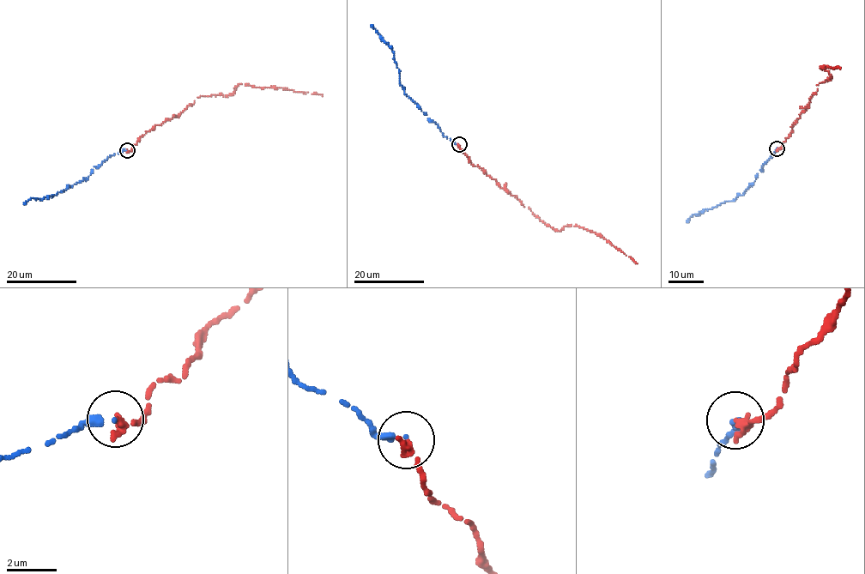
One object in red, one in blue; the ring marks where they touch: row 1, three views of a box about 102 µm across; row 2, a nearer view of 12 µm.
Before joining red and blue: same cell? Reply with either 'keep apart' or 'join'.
join

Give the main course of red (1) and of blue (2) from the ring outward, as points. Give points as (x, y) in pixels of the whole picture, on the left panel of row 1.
1: (127, 150), (155, 125), (175, 117), (197, 98), (226, 96), (238, 85), (274, 87), (323, 95)
2: (127, 150), (94, 166), (92, 173), (86, 179), (63, 191), (40, 200), (32, 198), (25, 203)

